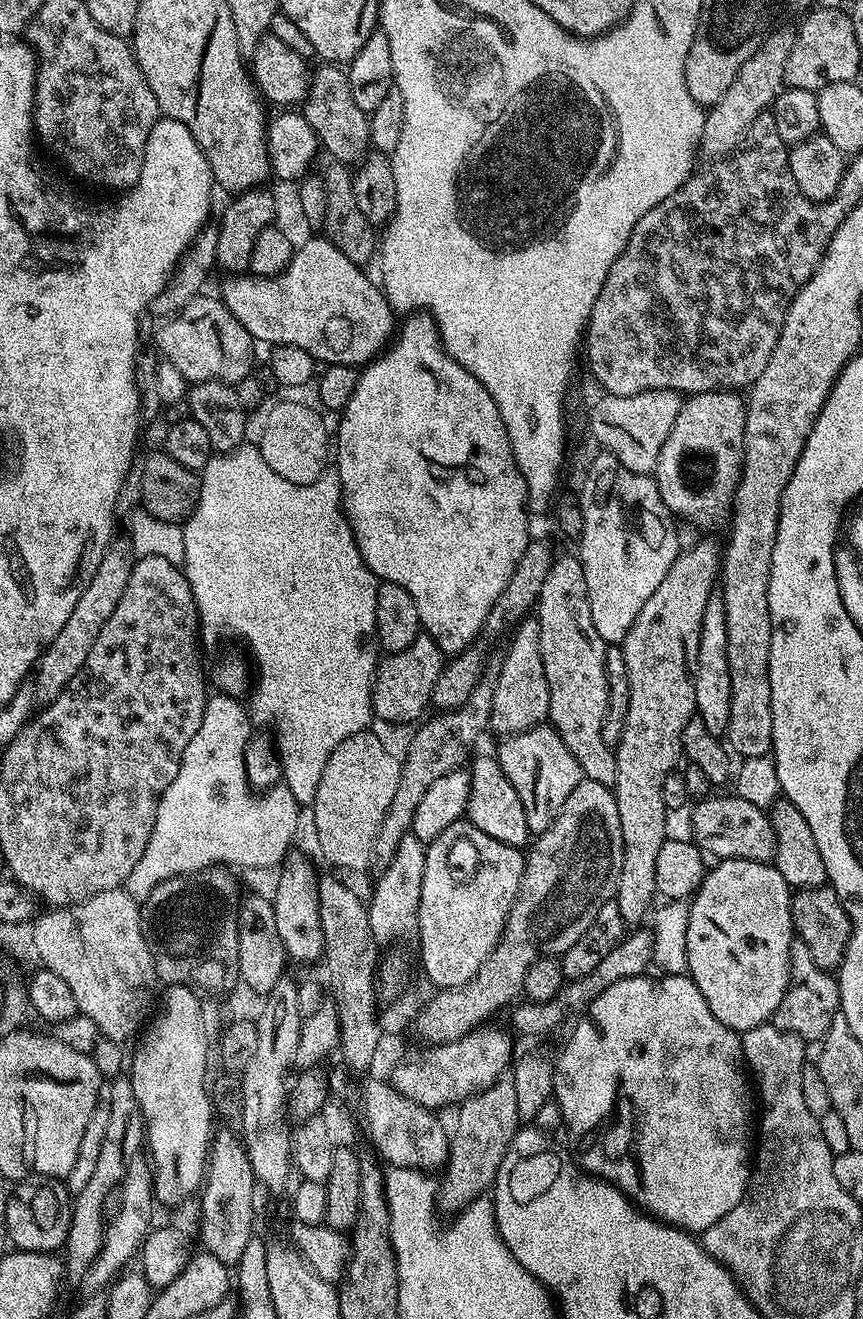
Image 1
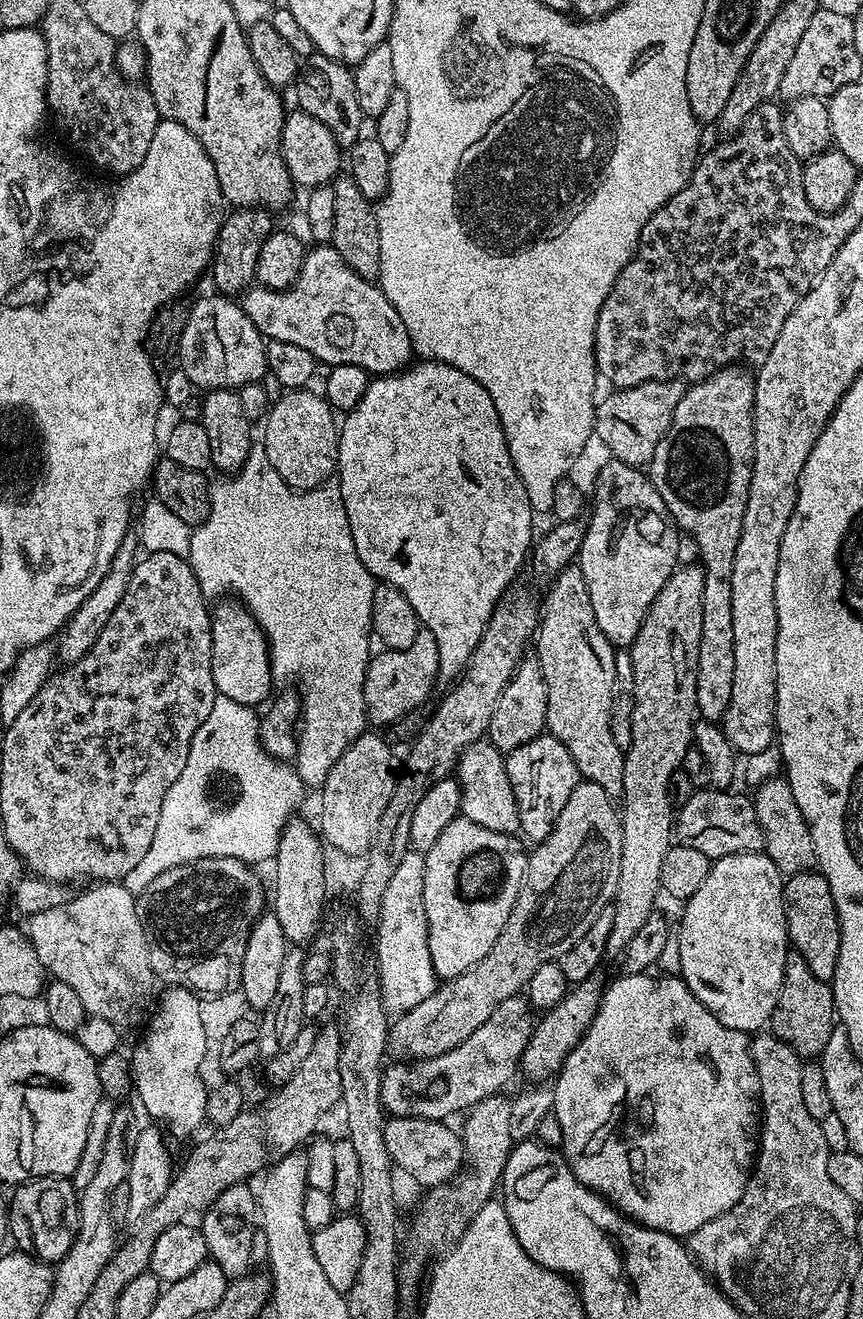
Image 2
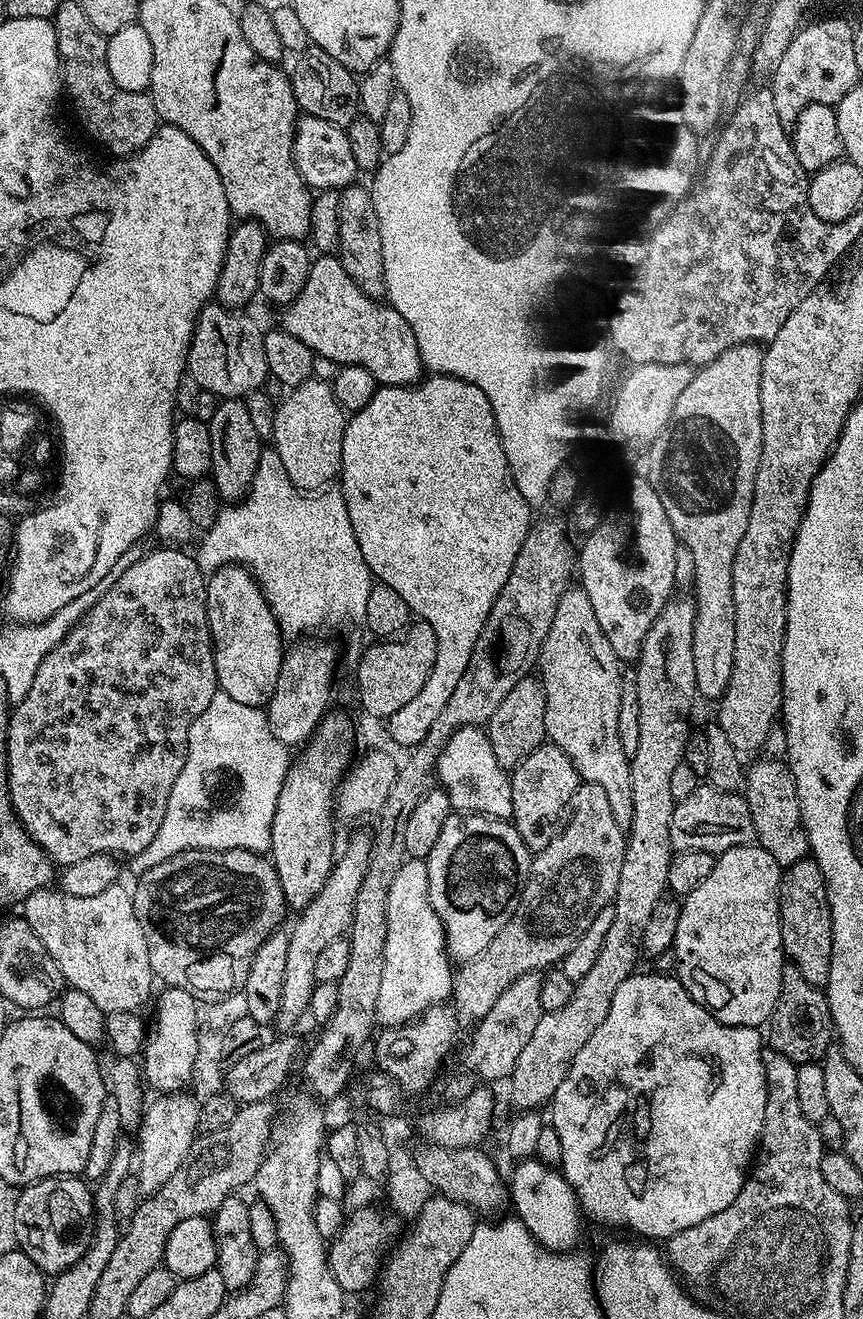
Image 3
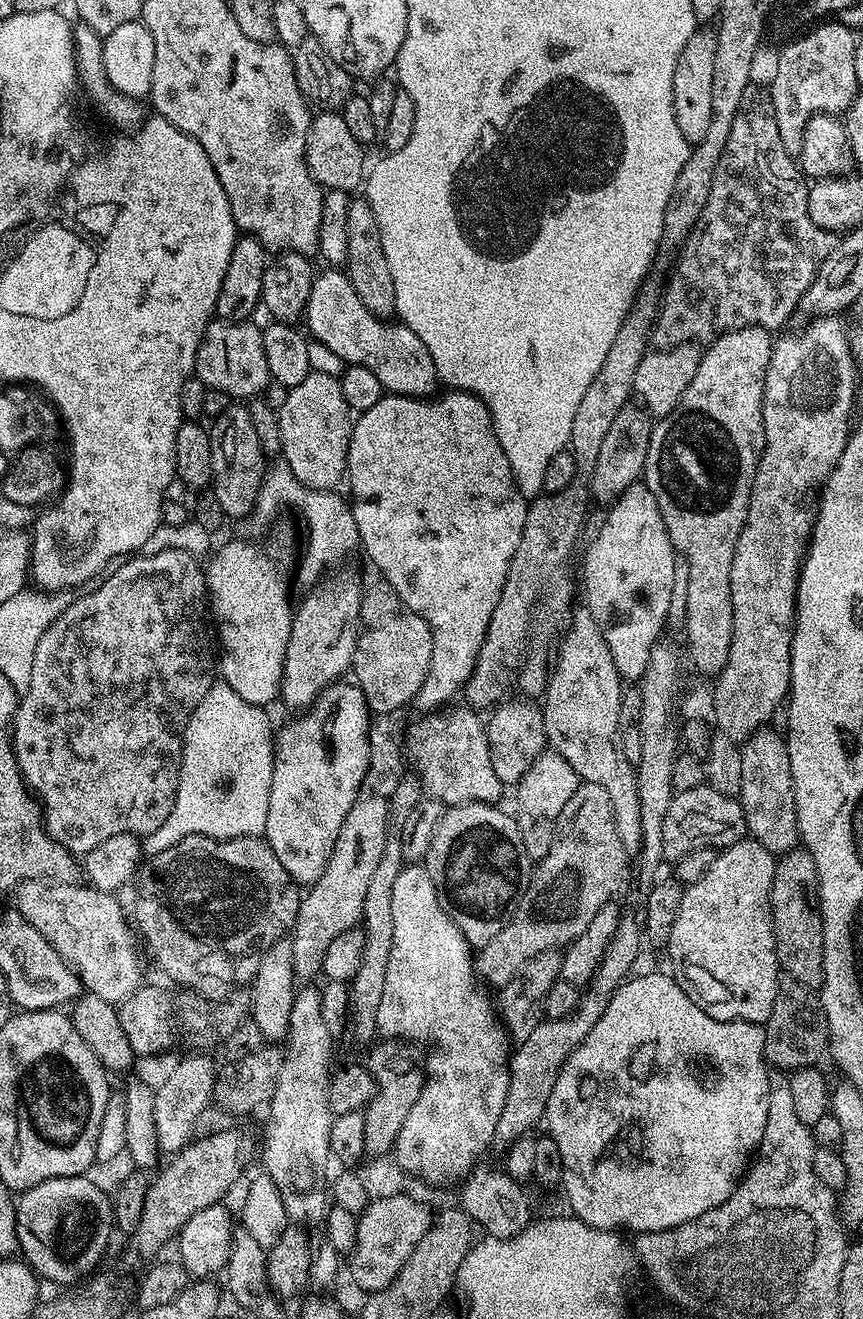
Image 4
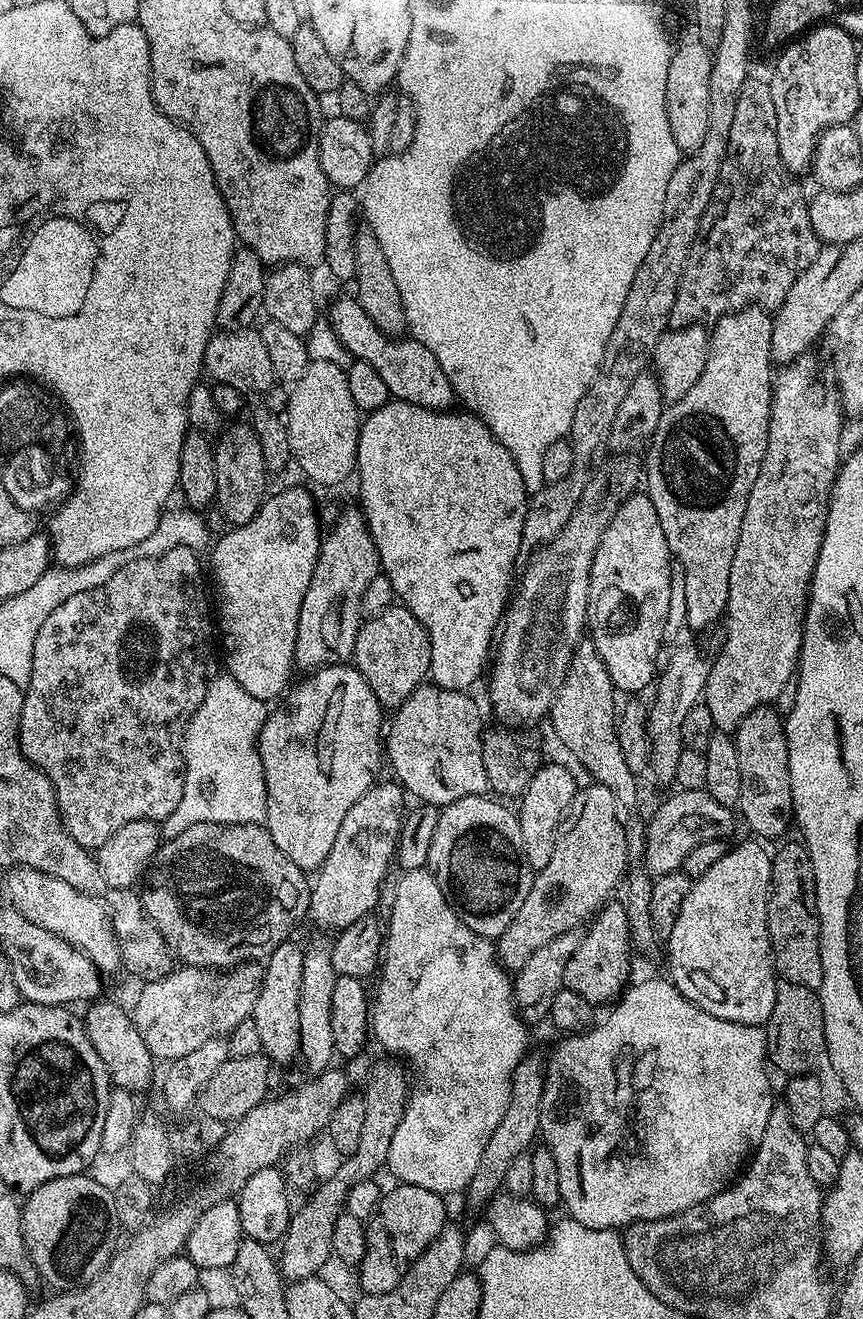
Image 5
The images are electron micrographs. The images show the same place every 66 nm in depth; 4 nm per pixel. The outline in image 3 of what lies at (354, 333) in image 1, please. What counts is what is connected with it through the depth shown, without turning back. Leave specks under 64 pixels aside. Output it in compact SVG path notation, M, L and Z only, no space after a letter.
M320 254L313 259L306 278L306 286L302 286L302 294L298 294L295 302L287 305L283 312L283 331L294 334L294 338L306 342L306 346L310 346L310 350L316 356L332 359L336 365L353 364L370 370L377 385L404 388L408 384L417 383L425 375L426 369L418 354L418 342L414 339L414 330L410 330L406 318L402 318L402 314L398 314L398 310L394 310L391 304L371 300L369 296L362 294L362 290L354 286L350 274L342 270L335 255Z

